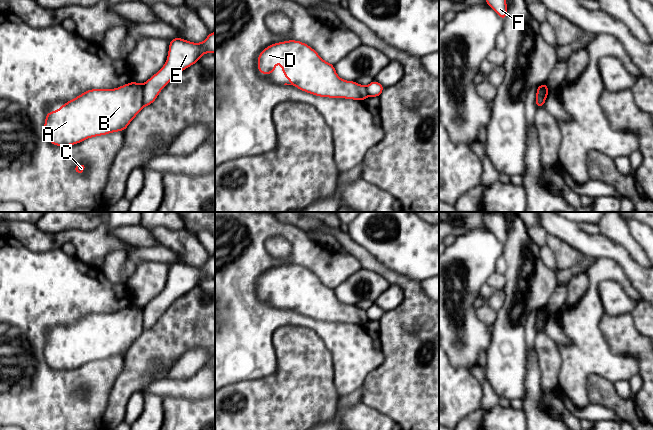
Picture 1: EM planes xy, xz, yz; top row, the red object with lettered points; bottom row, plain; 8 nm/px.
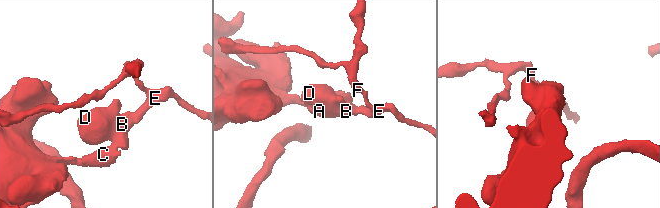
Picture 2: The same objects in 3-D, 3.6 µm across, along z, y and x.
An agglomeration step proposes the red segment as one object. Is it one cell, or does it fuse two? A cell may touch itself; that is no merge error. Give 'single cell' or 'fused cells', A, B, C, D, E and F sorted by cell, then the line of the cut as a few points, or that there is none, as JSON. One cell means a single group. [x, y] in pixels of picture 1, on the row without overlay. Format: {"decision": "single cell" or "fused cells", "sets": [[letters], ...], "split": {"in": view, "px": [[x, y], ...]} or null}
{"decision": "fused cells", "sets": [["A", "B", "C", "D"], ["E", "F"]], "split": {"in": "yz", "px": [[545, 308], [542, 326], [537, 329]]}}

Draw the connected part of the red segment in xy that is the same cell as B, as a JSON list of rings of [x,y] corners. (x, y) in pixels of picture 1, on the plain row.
[[[135,305],[115,313],[90,313],[45,341],[44,356],[55,370],[125,355],[143,333],[143,309]]]

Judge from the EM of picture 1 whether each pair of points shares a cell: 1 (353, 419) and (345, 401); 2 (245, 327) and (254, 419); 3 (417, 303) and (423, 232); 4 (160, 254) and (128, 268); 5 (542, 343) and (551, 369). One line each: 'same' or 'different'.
1: different
2: different
3: different
4: same
5: same

